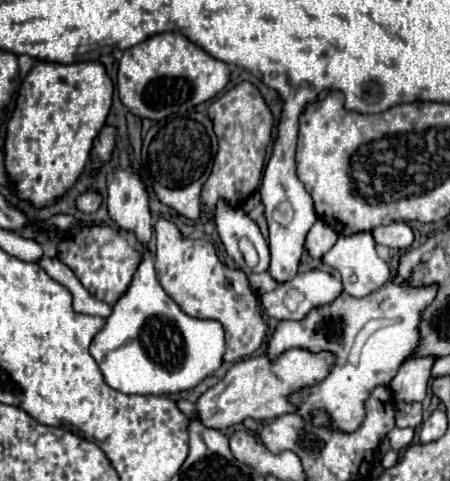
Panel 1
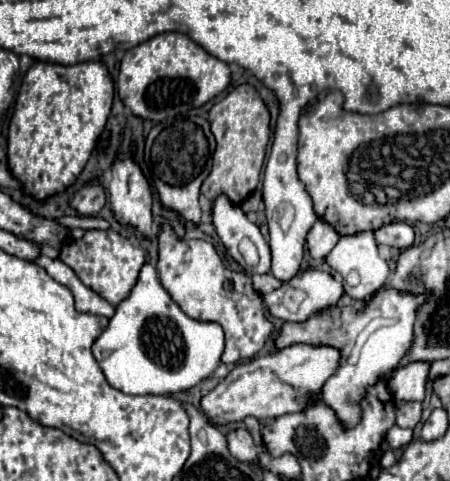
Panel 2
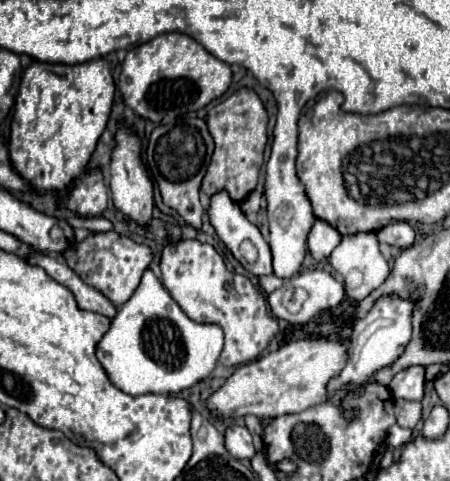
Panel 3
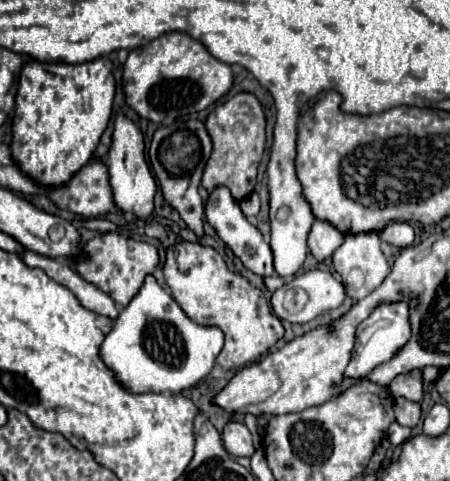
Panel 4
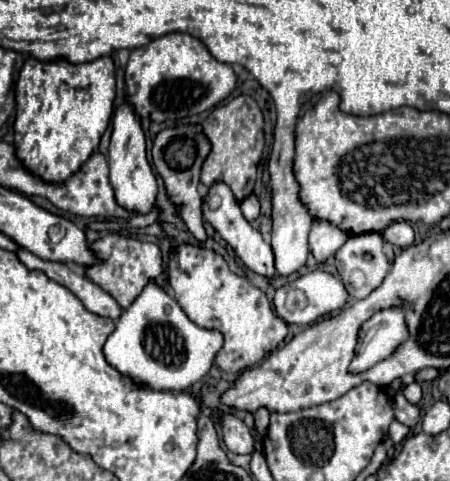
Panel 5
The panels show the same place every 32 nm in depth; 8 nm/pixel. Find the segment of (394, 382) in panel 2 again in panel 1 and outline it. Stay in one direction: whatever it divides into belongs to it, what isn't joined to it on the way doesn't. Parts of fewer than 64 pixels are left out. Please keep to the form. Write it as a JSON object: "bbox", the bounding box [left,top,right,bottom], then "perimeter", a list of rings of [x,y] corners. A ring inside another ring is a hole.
{"bbox":[390,358,434,402],"perimeter":[[[410,358],[406,360],[398,374],[390,382],[394,400],[402,402],[422,402],[426,396],[426,386],[430,380],[430,368],[434,358]]]}

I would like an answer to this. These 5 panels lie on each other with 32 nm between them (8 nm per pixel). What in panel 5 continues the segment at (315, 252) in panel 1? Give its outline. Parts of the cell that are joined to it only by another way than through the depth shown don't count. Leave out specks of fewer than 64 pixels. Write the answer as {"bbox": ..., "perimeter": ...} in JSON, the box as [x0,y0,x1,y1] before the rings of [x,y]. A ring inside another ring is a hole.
{"bbox":[310,220,348,262],"perimeter":[[[314,220],[310,228],[310,250],[318,262],[324,262],[326,258],[334,256],[336,250],[348,240],[346,232],[340,232],[334,224],[328,224],[324,220]]]}

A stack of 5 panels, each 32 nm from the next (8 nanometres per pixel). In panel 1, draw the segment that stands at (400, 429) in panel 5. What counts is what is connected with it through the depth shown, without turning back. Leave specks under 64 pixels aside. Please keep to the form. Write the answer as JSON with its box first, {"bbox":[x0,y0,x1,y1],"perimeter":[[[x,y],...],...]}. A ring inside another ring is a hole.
{"bbox":[388,428,414,450],"perimeter":[[[392,428],[392,432],[388,434],[388,440],[394,450],[400,450],[412,442],[412,436],[414,436],[412,428]]]}

